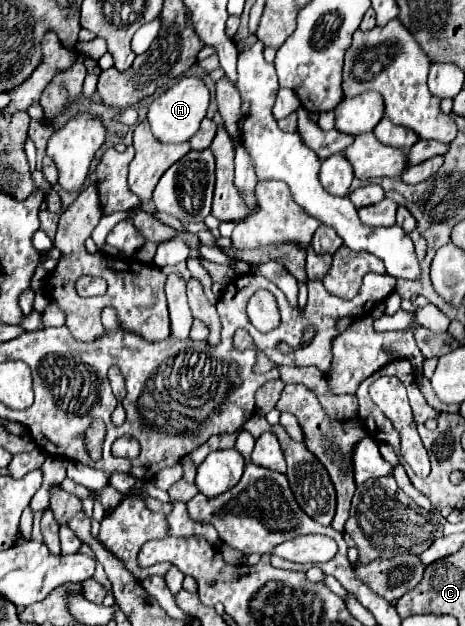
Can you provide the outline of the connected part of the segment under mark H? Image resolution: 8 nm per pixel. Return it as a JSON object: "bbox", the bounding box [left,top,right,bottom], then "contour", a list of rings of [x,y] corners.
{"bbox":[147,76,209,144],"contour":[[[183,76],[175,86],[171,86],[167,92],[153,100],[153,104],[149,106],[147,120],[151,124],[153,136],[159,142],[179,144],[187,142],[199,130],[199,124],[205,118],[207,108],[209,108],[209,88],[205,86],[205,82],[195,76]]]}

